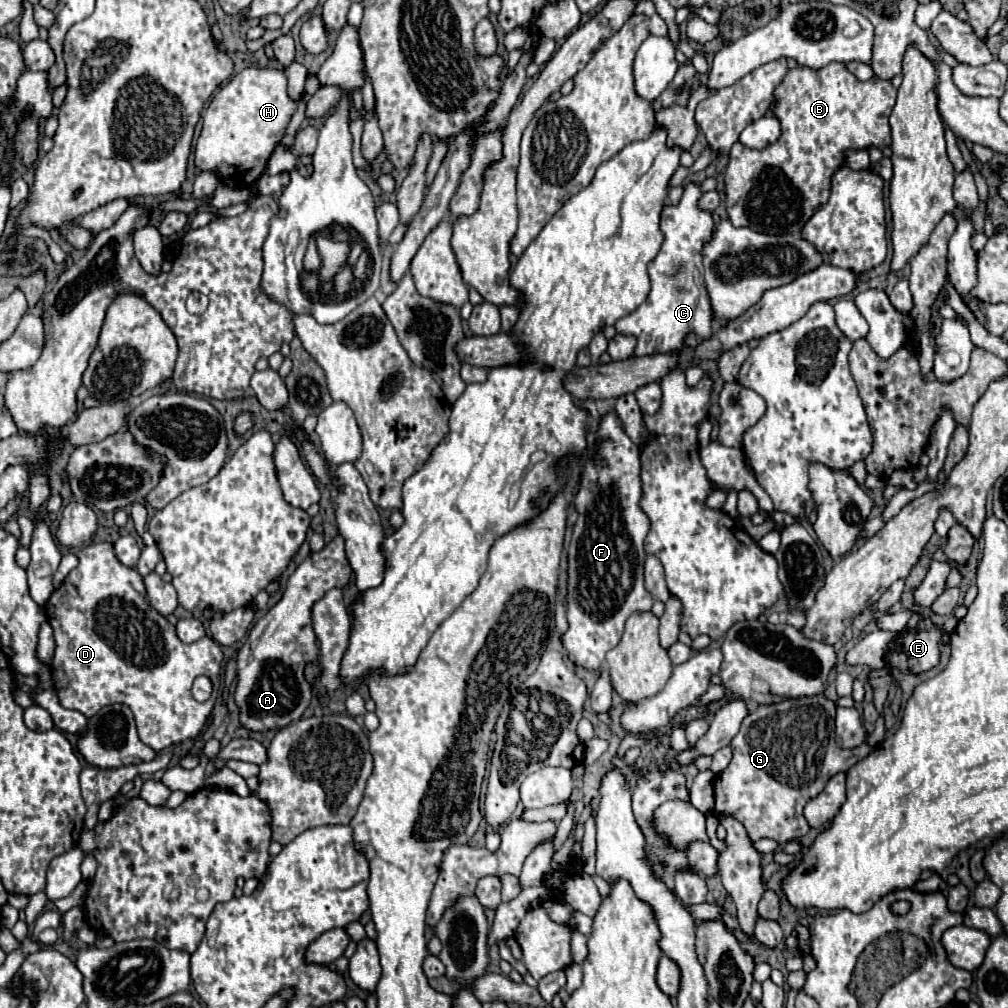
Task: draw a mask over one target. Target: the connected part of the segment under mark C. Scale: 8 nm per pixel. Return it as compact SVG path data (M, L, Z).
M689 184L683 190L681 202L677 206L663 208L661 232L665 236L665 242L659 254L649 262L651 292L637 310L615 322L619 334L637 336L635 356L681 352L681 348L685 348L687 334L695 334L697 342L703 342L715 332L715 312L701 272L701 248L713 234L713 220L709 212L701 212L697 208L699 198L699 186Z

